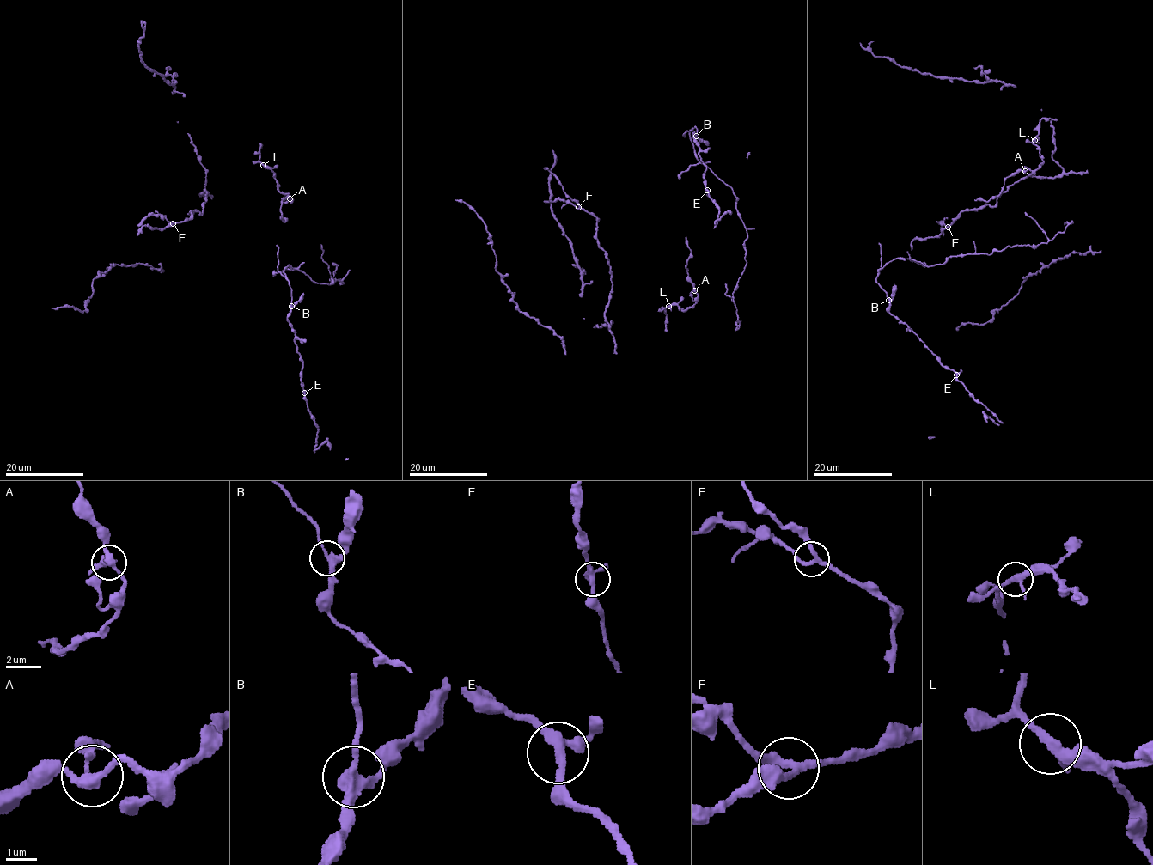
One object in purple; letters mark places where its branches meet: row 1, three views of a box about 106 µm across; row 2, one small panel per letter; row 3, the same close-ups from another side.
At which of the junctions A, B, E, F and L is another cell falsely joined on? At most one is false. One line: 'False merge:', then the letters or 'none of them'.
False merge: B

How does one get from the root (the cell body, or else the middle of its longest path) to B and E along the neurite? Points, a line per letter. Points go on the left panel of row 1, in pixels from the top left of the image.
B: (322, 250), (330, 280), (343, 283), (315, 283), (289, 264), (283, 272), (291, 305)
E: (322, 250), (330, 280), (343, 283), (315, 283), (289, 264), (283, 270), (304, 392)

